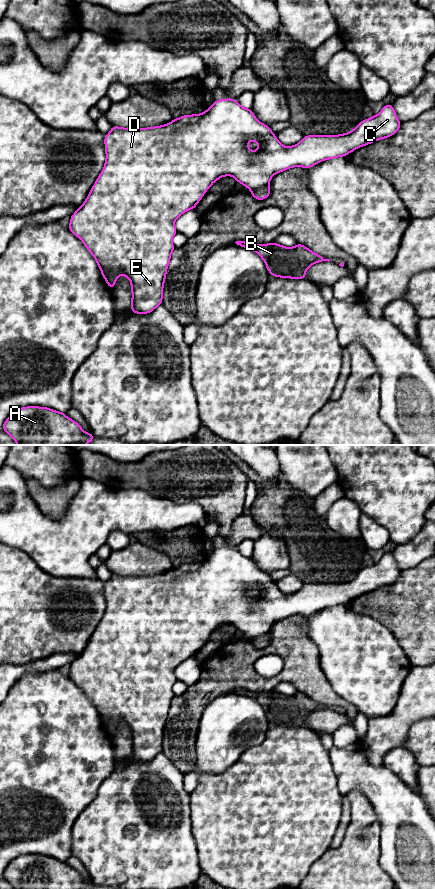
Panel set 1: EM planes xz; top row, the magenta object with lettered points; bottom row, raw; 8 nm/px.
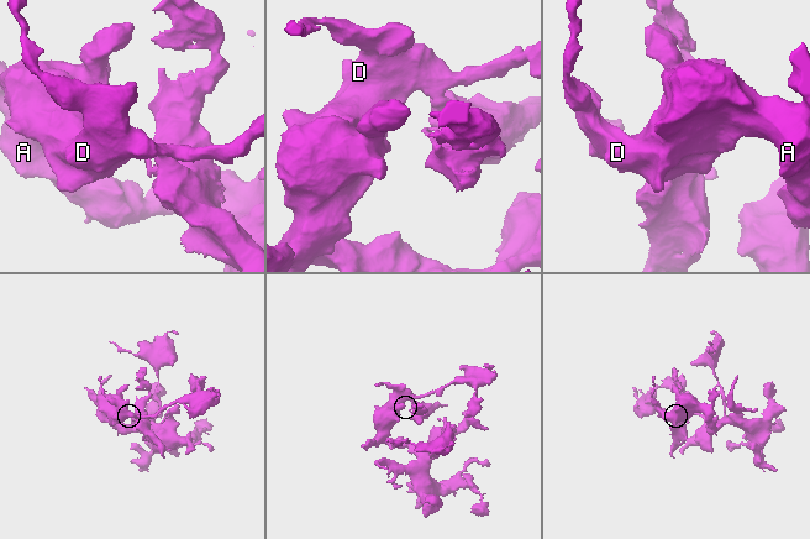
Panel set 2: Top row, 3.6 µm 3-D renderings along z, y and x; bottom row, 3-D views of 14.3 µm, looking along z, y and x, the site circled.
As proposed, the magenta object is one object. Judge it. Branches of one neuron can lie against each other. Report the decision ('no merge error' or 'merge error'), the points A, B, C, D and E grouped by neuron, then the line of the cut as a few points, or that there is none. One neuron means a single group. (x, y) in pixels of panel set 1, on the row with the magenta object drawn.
merge error; A C D E / B; cut in xz along (267, 185), (251, 190)

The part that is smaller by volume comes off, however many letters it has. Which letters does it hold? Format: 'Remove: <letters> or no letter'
Remove: B

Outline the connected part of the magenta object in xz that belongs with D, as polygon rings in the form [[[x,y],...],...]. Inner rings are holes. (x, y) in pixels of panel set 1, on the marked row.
[[[228,98],[214,101],[213,105],[201,114],[184,115],[180,118],[173,119],[173,121],[170,123],[161,126],[149,128],[122,128],[112,126],[110,132],[104,137],[106,152],[104,168],[102,169],[99,177],[96,179],[96,182],[91,188],[85,202],[71,216],[68,228],[76,237],[82,240],[84,246],[95,258],[102,276],[106,280],[110,289],[114,287],[119,275],[123,275],[130,280],[132,291],[131,311],[138,314],[147,314],[162,304],[163,286],[165,283],[167,268],[170,262],[171,254],[175,248],[172,243],[172,239],[177,233],[174,226],[176,219],[186,211],[195,209],[195,206],[204,196],[205,192],[216,180],[223,176],[233,176],[238,183],[246,186],[249,190],[262,188],[264,186],[268,186],[272,176],[277,173],[292,167],[304,167],[308,169],[321,161],[346,156],[357,148],[373,143],[379,139],[388,138],[394,135],[400,129],[400,125],[401,122],[397,118],[393,106],[391,104],[387,104],[382,108],[379,114],[361,121],[352,131],[348,133],[340,135],[308,135],[304,136],[298,144],[286,147],[278,141],[275,134],[268,126],[256,119],[251,109],[244,108],[236,100]],[[250,140],[254,140],[259,145],[259,148],[254,152],[252,152],[248,147]]]

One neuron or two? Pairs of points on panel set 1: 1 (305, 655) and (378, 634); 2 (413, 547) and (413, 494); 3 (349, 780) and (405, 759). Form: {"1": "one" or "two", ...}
{"1": "two", "2": "two", "3": "two"}

